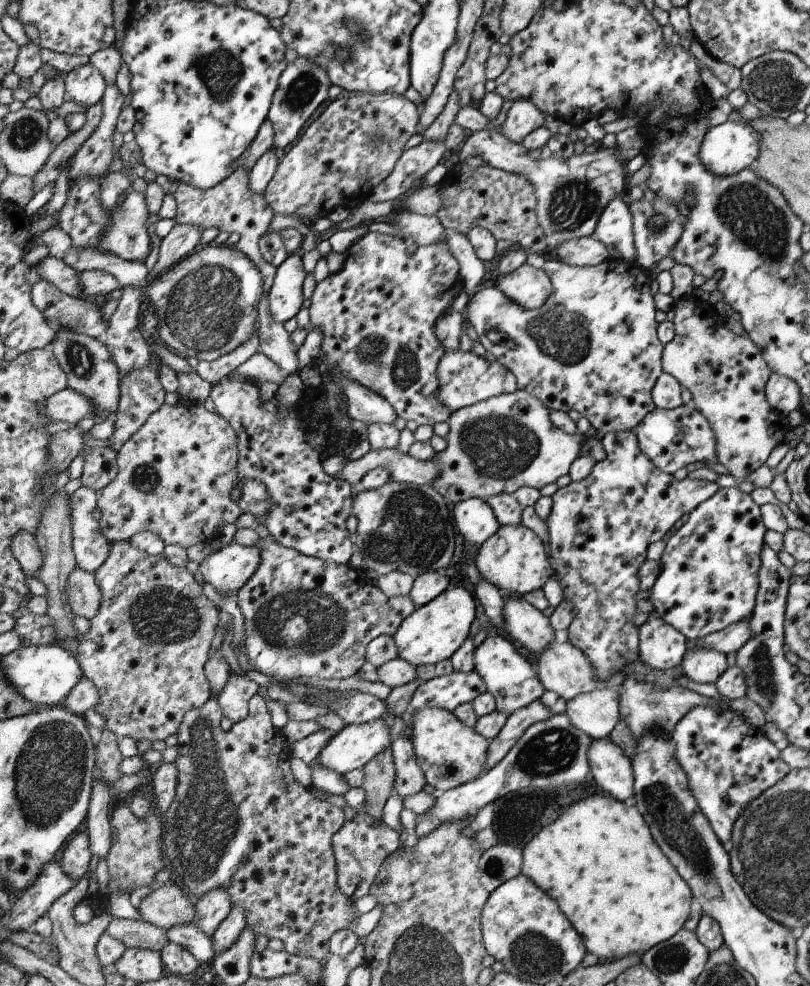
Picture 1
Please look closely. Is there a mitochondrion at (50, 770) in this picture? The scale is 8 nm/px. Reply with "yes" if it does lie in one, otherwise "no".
yes

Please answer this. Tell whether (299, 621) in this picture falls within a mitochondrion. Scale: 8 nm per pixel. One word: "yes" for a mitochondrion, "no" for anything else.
yes

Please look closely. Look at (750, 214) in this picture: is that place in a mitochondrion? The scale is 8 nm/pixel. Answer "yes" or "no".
yes

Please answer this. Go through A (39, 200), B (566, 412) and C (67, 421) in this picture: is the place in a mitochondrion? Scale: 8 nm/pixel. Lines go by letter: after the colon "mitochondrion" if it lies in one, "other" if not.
A: other
B: other
C: other

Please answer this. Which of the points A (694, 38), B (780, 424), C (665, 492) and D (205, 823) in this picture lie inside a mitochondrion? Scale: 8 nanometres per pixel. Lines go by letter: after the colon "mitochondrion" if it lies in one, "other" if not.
A: other
B: other
C: other
D: mitochondrion

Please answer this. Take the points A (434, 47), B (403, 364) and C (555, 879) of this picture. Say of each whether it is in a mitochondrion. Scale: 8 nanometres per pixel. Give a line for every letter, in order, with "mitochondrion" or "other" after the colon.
A: other
B: mitochondrion
C: other

